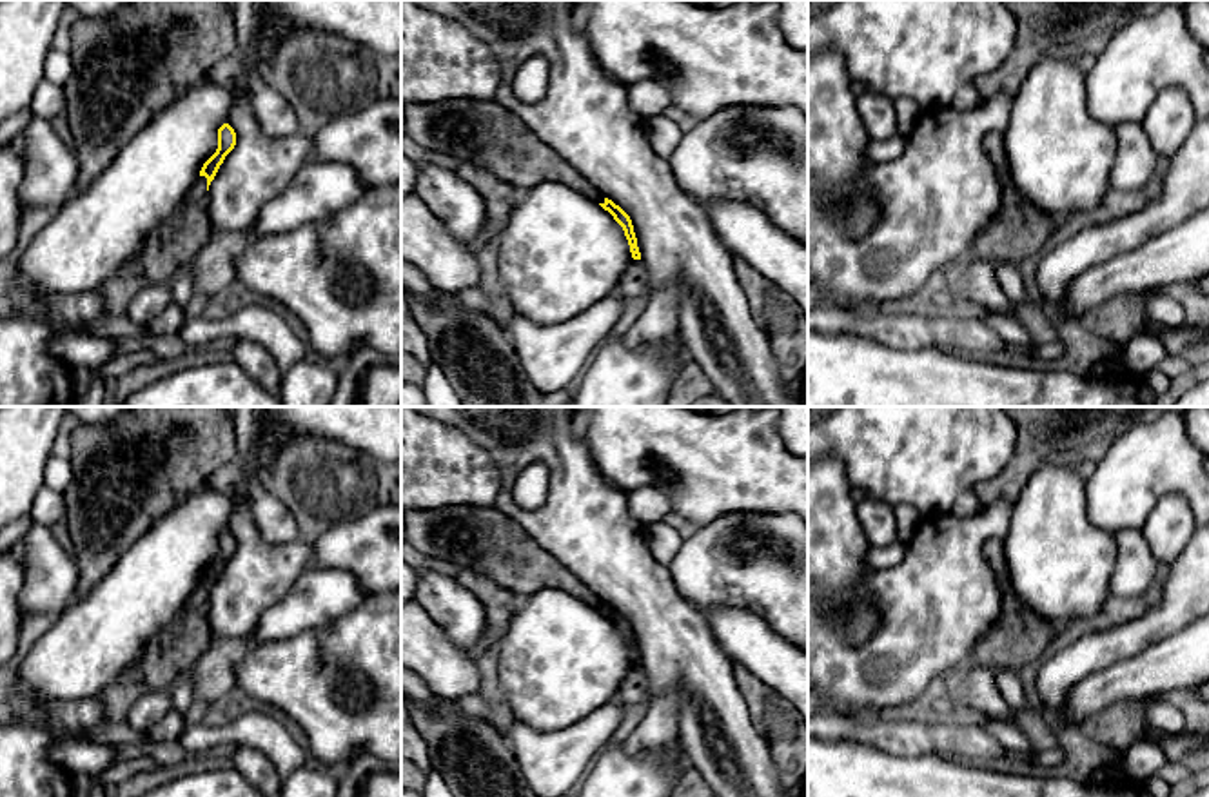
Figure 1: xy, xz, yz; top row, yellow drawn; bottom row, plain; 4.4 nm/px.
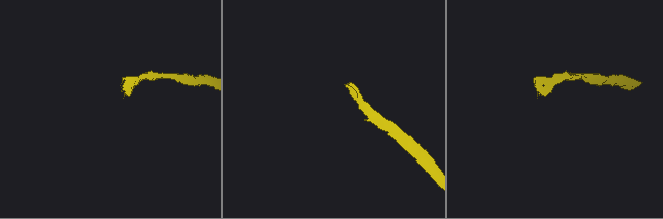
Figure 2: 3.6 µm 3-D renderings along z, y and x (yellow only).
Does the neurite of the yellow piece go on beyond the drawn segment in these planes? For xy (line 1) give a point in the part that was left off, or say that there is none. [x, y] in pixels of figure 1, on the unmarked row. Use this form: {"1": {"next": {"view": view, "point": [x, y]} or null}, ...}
{"1": {"next": {"view": "xy", "point": [171, 652]}}}

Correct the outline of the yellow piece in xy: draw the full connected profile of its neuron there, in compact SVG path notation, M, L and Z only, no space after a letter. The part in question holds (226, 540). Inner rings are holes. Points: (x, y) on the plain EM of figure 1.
M223 530L218 536L218 556L203 570L192 595L174 619L145 643L131 670L138 674L149 692L169 690L209 648L214 634L207 621L207 597L234 552L236 539L229 530Z

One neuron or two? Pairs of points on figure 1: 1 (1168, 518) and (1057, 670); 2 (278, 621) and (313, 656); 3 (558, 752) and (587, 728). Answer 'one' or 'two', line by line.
1: two
2: two
3: one

